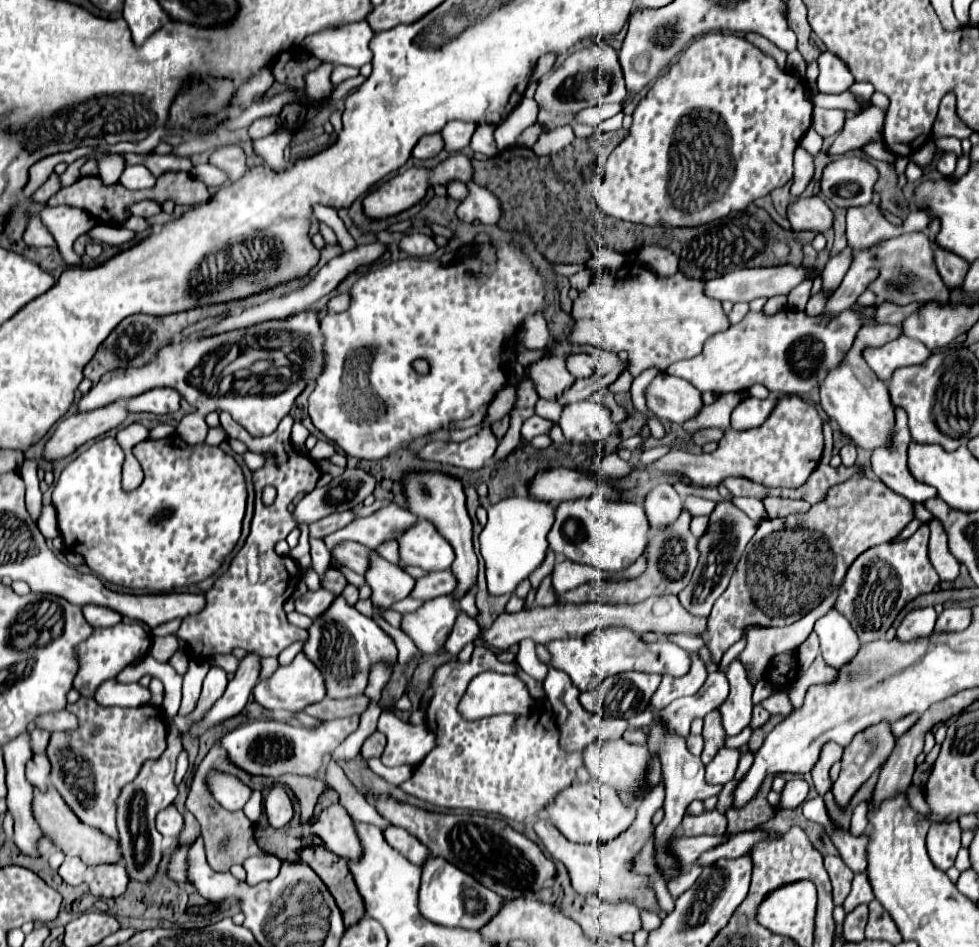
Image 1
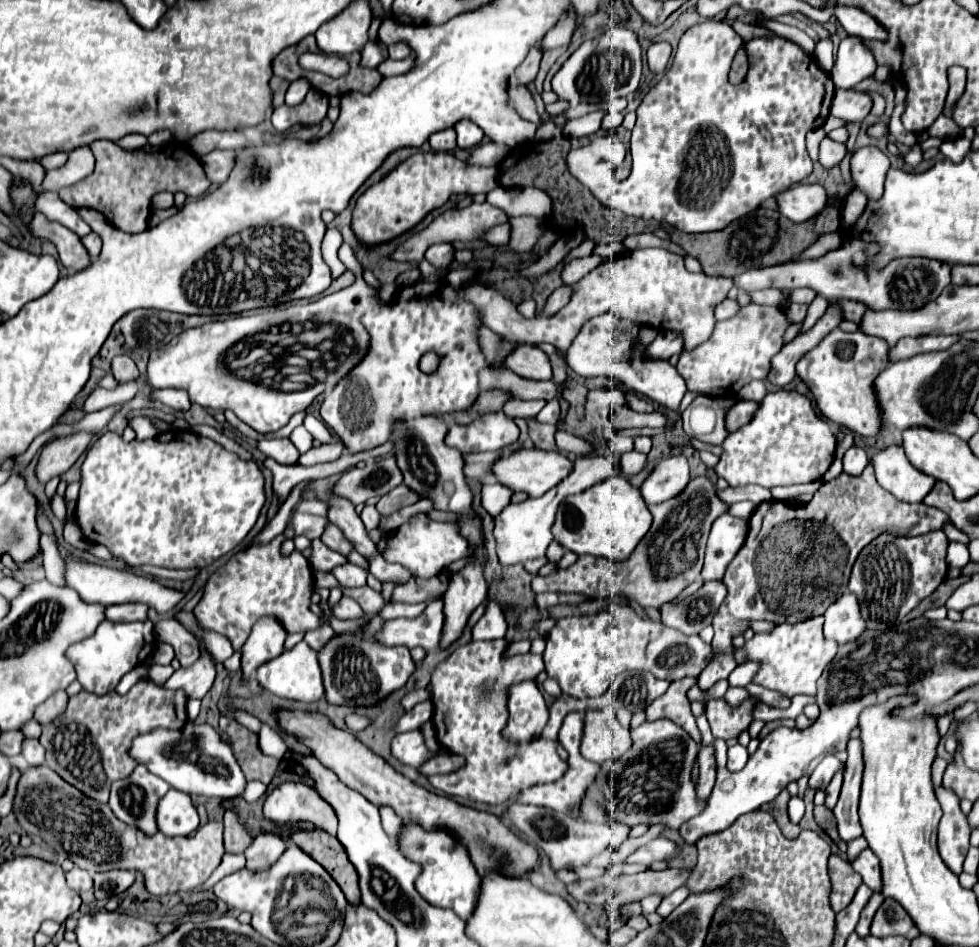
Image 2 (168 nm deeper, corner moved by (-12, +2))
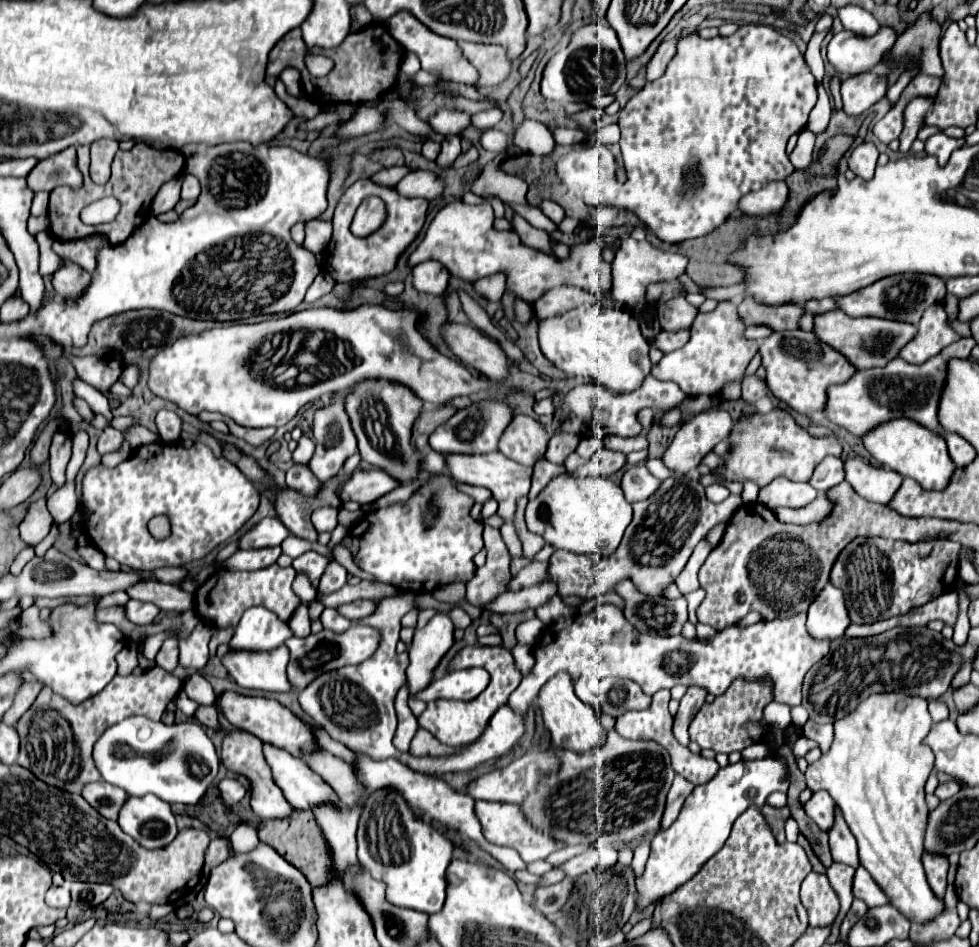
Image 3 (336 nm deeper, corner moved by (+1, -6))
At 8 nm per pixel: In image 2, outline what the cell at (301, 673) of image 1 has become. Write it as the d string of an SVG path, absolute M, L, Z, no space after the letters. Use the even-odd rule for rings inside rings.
M301 641L293 649L283 651L273 661L267 661L267 663L259 665L257 677L259 677L261 687L269 689L271 693L275 693L279 697L287 697L287 699L297 699L297 701L307 701L307 703L321 699L325 691L323 691L319 661L317 661L315 655L317 653L313 649L309 649L309 645L305 641Z

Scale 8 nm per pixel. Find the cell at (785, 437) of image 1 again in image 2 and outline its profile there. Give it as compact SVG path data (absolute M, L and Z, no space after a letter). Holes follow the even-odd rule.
M779 389L767 393L751 421L729 433L723 441L723 455L715 465L715 473L731 487L757 483L761 487L795 485L819 481L833 463L837 439L823 417L817 417L813 401L797 391Z

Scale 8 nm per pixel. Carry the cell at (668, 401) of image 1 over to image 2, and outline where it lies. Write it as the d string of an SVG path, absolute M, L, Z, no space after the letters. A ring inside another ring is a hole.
M603 313L595 319L589 319L581 327L577 337L565 351L565 359L569 363L569 369L581 377L605 375L605 377L617 379L623 383L625 389L643 393L643 397L649 397L649 399L675 411L679 407L681 397L687 391L685 381L679 377L677 369L669 361L649 359L645 355L647 345L637 341L637 335L643 327L644 325L627 321L627 319L623 321L615 313Z

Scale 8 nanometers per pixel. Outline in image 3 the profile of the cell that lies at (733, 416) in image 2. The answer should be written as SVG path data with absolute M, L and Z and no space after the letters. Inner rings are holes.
M710 409L698 413L680 427L662 461L680 475L696 469L700 465L700 459L710 453L716 443L724 441L730 435L732 425L734 421L728 411Z

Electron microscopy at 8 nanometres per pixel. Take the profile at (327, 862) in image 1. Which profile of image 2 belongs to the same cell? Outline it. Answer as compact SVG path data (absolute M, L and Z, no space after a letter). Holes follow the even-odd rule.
M313 829L293 833L291 841L297 843L297 847L301 847L307 855L311 855L319 865L325 865L327 873L337 881L349 903L361 901L357 871L347 859L347 853L343 845L337 841L337 837L329 835L327 831Z

